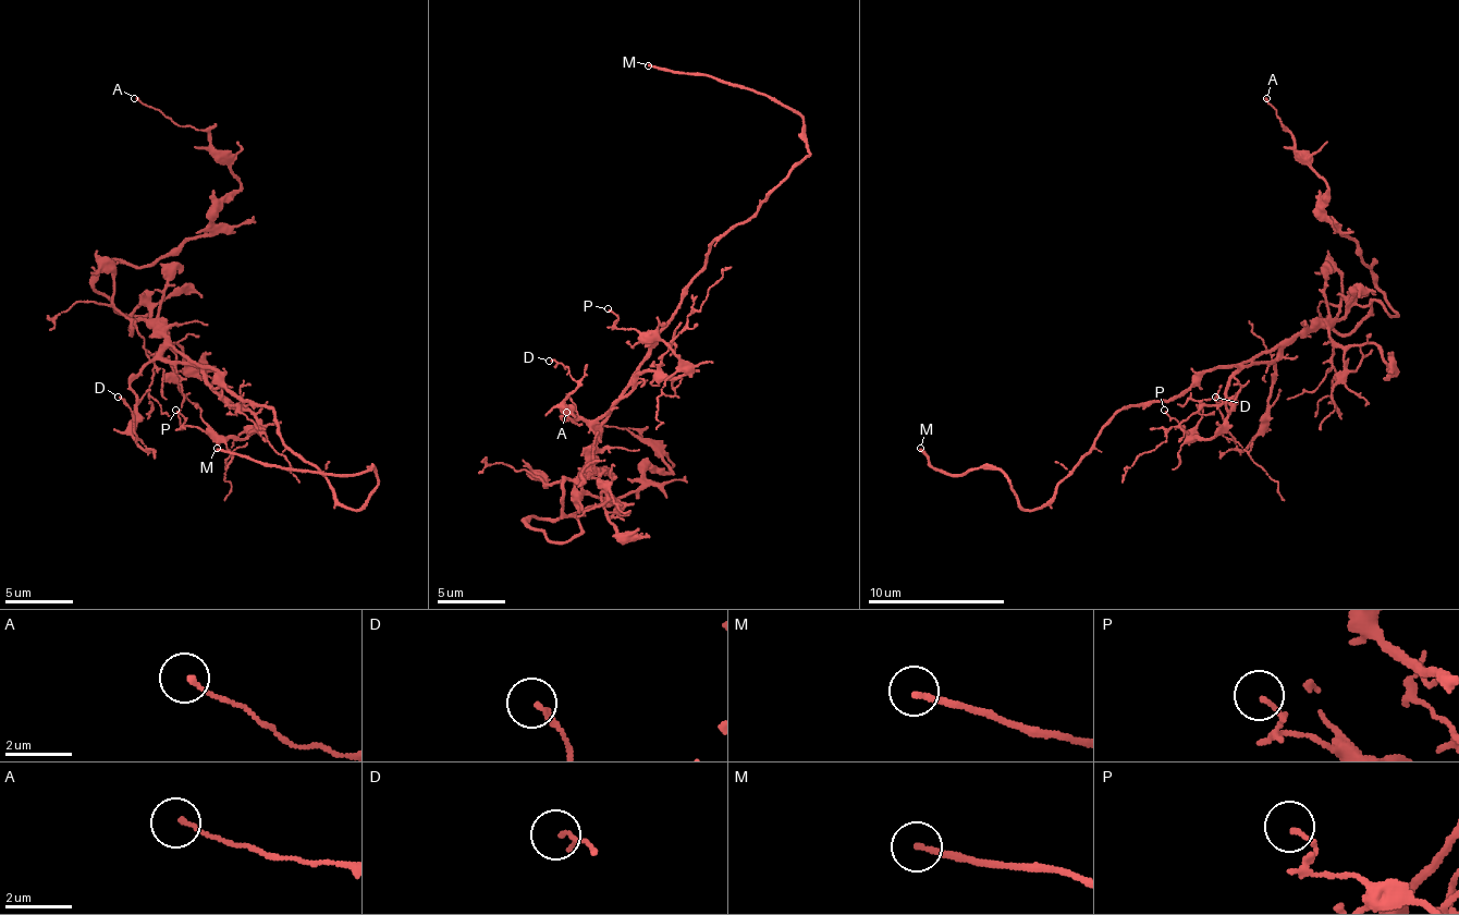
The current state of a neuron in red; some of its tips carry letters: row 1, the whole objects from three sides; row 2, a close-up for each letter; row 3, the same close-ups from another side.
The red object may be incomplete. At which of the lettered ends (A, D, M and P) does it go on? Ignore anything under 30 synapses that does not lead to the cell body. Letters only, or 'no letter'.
M

